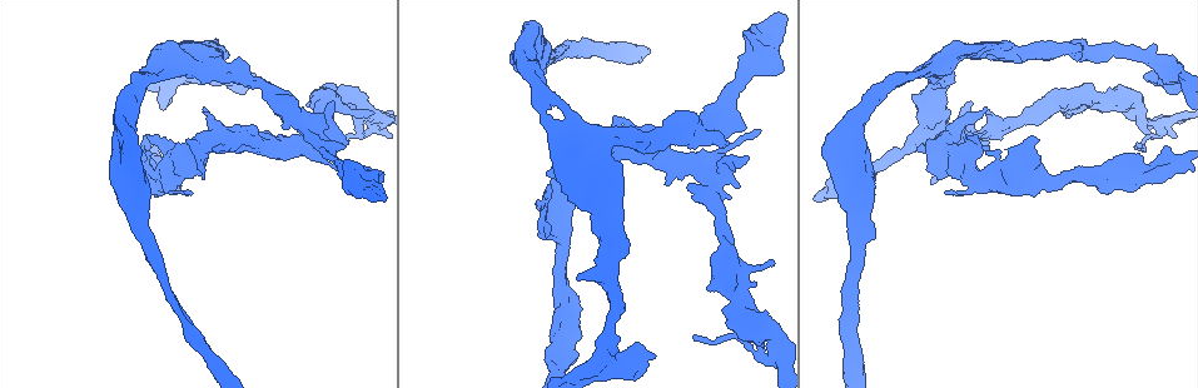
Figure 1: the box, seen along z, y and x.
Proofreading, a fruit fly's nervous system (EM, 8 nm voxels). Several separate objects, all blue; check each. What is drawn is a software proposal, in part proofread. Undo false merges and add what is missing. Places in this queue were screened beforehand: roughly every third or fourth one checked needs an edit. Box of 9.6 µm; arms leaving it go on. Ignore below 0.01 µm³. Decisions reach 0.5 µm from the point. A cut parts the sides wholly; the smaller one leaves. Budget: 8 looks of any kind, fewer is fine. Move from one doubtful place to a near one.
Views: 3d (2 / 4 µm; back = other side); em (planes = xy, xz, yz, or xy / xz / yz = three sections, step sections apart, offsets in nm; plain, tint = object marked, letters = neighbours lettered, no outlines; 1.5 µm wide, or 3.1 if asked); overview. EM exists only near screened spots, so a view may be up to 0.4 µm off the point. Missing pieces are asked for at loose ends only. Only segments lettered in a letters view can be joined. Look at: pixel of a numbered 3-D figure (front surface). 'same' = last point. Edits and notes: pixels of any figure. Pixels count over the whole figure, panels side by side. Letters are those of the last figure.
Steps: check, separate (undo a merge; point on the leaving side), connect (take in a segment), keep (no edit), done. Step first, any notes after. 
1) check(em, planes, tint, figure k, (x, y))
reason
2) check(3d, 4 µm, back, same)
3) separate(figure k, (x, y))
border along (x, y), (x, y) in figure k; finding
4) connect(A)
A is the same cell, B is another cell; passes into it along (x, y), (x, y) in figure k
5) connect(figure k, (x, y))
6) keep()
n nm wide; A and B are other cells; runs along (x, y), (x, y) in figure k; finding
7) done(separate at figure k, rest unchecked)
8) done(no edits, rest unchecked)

check(3d, 4 µm, figure 1, (774, 263))
branch stops here

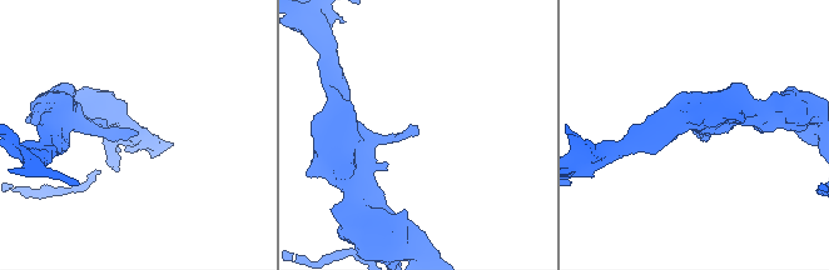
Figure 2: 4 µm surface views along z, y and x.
check(em, planes, plain, figure 2, (415, 128))

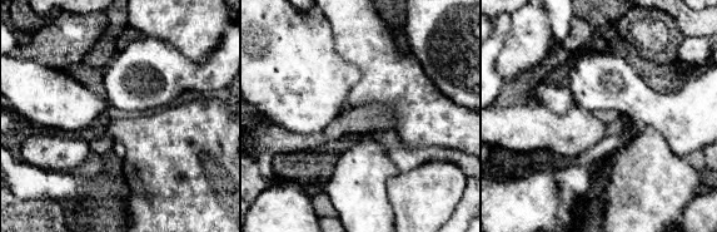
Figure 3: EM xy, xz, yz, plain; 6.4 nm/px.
check(em, planes, letters, same)

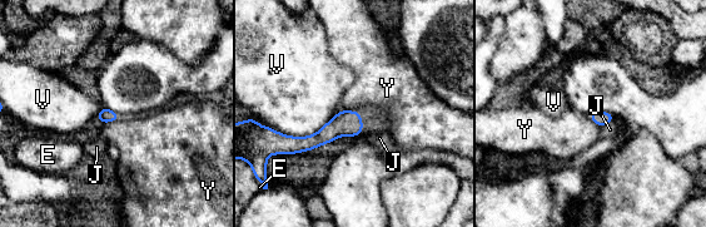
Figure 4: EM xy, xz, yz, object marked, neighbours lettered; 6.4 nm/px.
keep()
V touches over 480 nm; E, J, V and Y are other cells; border along (120, 118), (102, 123) in figure 4; none of them fits

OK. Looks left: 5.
check(3d, 4 µm, figure 1, (359, 105))
two arms at a narrow angle

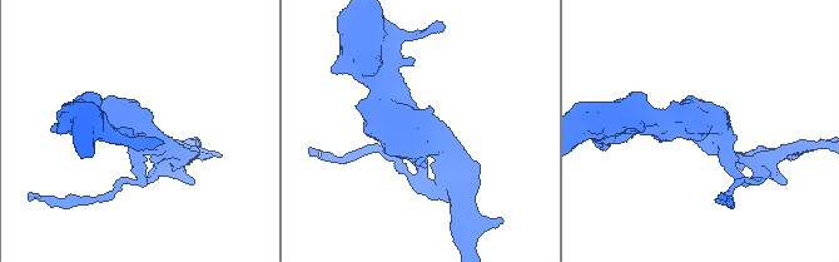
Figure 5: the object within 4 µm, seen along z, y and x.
check(em, xy, step 4, tint, figure 5, (136, 124))
4 arms; now the EM

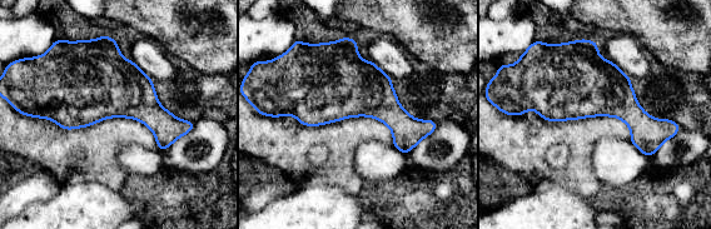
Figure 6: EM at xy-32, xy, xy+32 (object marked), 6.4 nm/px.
check(em, planes, letters, same)
another direction

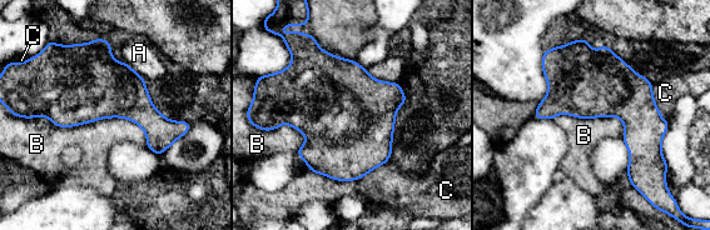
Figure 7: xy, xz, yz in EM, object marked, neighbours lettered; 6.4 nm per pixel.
keep()
A, B and C are other cells; border along (28, 118), (127, 118), (148, 145) in figure 7; one neuron here

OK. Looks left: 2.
check(em, planes, letters, figure 1, (555, 326))
an open end

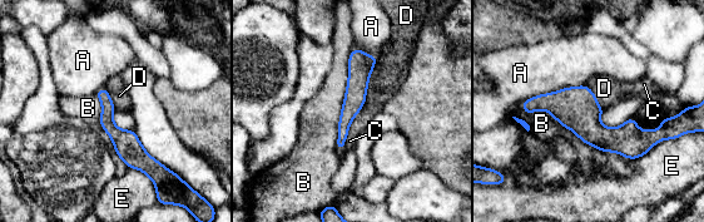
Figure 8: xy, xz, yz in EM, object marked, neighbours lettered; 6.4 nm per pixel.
keep()
A, B, C, D and E are other cells; runs along (525, 105), (643, 137) in figure 8; none of them fits

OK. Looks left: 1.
done(no edits, rest unchecked)

